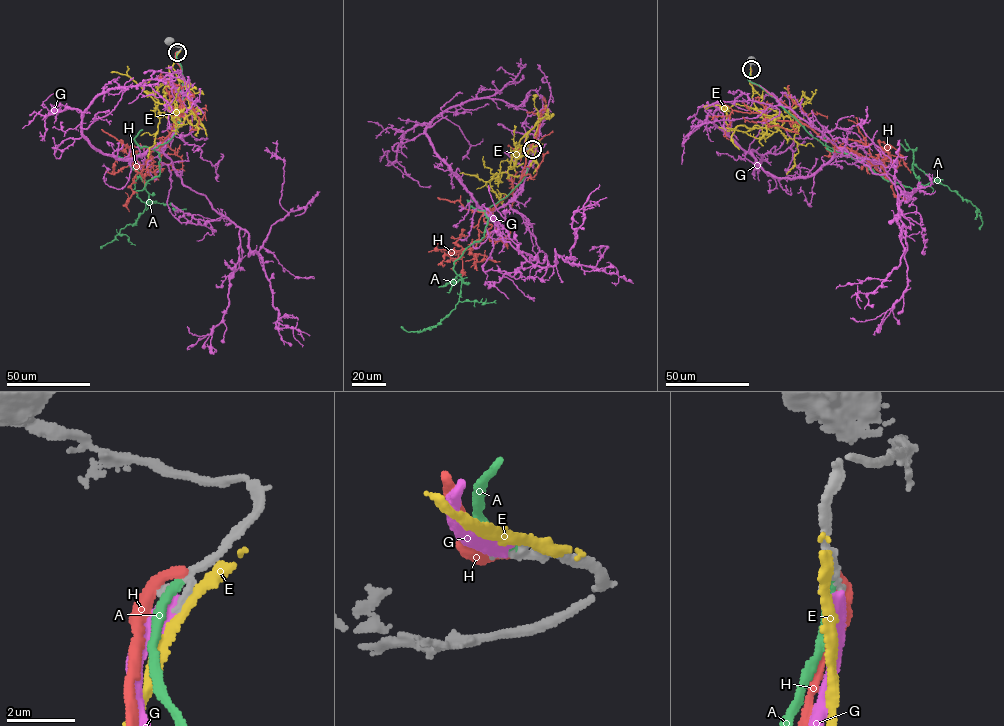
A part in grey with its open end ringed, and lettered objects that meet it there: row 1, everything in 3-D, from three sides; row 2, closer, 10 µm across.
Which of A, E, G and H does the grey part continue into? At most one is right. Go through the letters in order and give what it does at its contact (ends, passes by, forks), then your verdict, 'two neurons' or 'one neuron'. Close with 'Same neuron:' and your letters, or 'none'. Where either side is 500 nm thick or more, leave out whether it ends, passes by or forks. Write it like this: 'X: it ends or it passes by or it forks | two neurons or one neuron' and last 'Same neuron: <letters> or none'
A: it ends | one neuron
E: it passes by | two neurons
G: it ends | two neurons
H: it ends | two neurons
Same neuron: A

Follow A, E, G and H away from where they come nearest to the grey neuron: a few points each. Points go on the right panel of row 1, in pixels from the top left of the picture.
A: (750, 69), (748, 80), (823, 144), (912, 189), (935, 181), (946, 185), (980, 212), (979, 229)
E: (750, 69), (754, 105), (783, 122), (728, 127), (726, 111), (739, 104), (791, 132)
G: (750, 70), (751, 82), (900, 189), (900, 264), (857, 294), (860, 308)
H: (750, 69), (749, 81), (821, 138), (873, 165), (880, 163), (896, 195), (904, 196), (904, 185)

